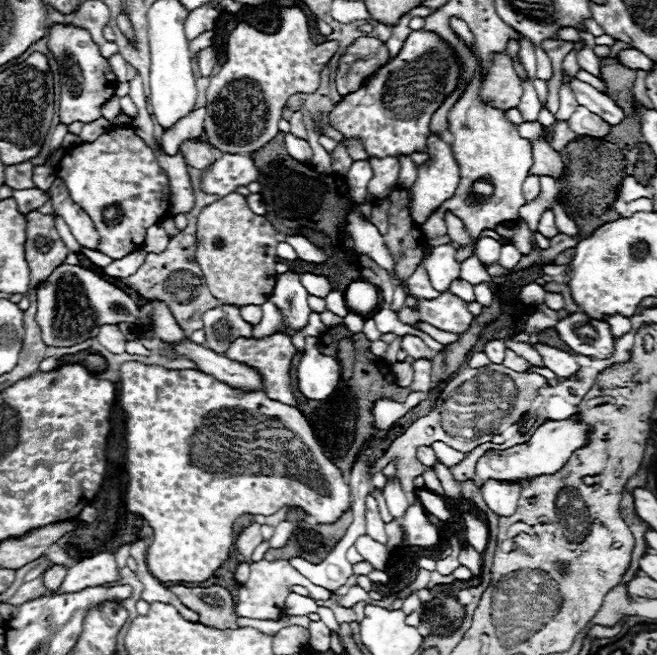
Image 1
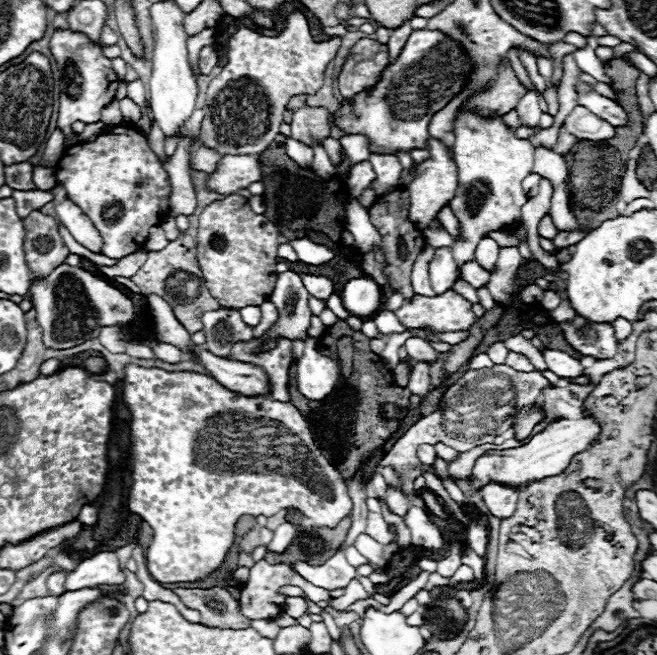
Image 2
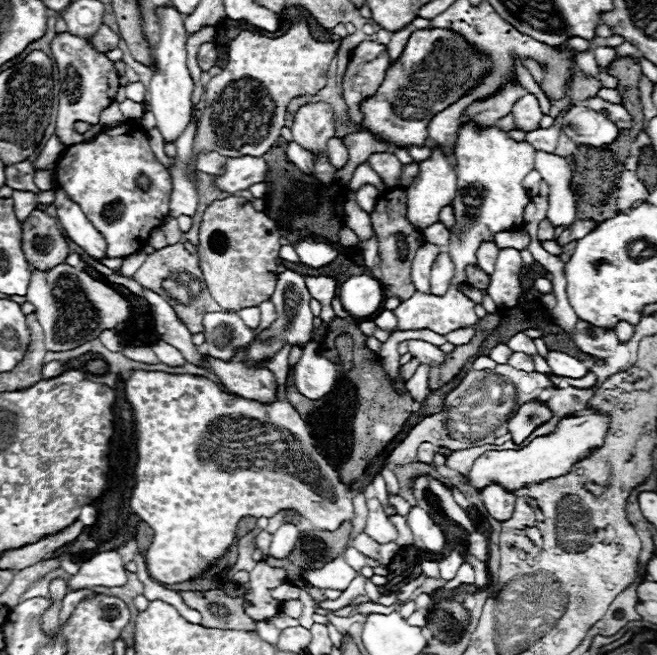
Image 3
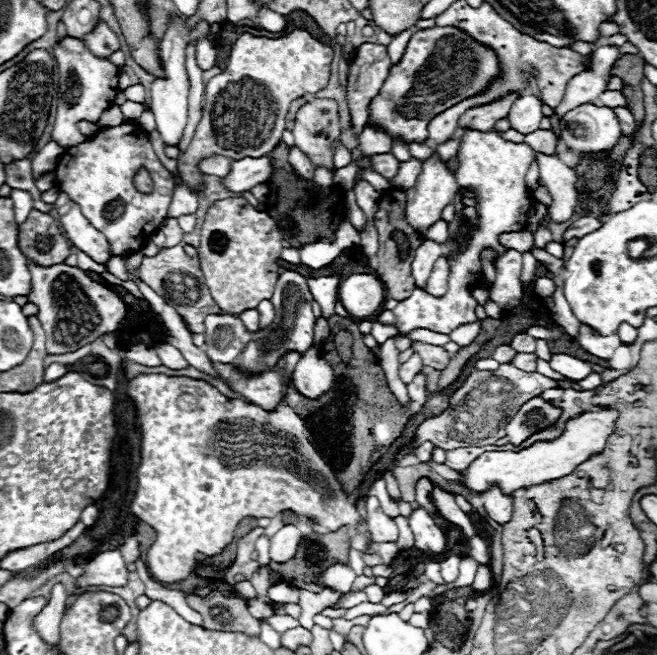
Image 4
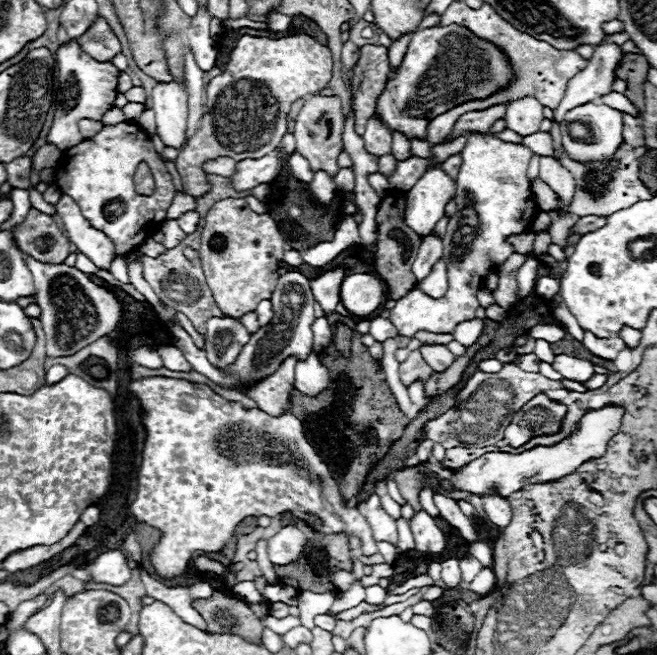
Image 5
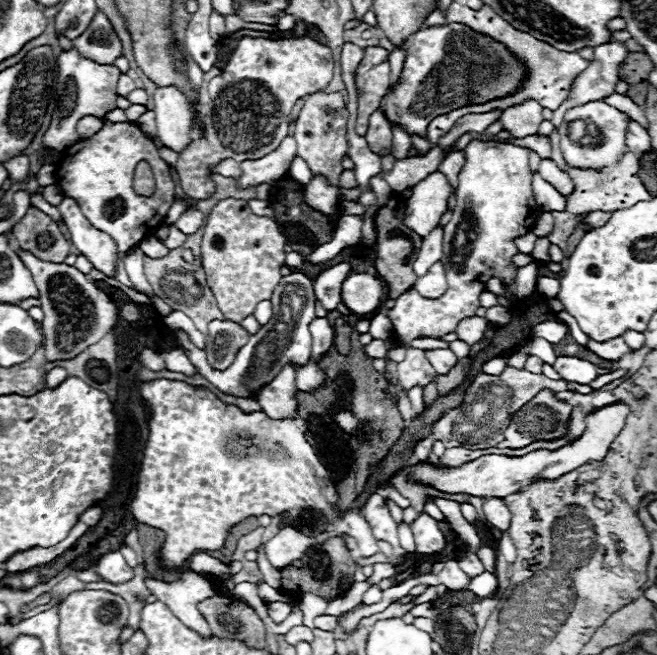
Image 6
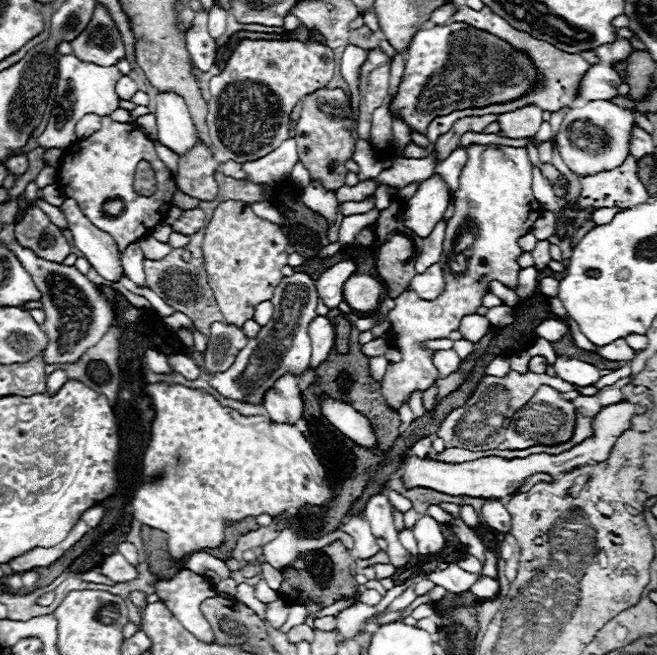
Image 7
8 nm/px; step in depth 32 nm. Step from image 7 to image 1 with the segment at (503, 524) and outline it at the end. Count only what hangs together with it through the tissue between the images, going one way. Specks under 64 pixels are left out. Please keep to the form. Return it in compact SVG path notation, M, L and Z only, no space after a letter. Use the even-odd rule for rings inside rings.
M488 480L482 486L482 498L496 516L512 516L520 498L520 490L522 490L520 482L510 484L510 482Z

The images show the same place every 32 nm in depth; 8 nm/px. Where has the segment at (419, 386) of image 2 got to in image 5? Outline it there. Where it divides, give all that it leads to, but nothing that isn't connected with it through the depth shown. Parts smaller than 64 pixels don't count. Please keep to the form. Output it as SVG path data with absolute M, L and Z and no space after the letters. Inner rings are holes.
M412 384L408 386L408 395L412 404L416 404L418 410L422 410L426 406L426 398L424 398L424 384Z

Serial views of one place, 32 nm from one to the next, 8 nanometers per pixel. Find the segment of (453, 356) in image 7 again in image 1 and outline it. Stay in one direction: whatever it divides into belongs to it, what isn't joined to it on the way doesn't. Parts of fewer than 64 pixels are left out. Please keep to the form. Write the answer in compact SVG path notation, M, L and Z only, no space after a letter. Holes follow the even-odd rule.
M406 336L404 340L402 340L402 346L400 346L402 350L406 350L408 352L408 356L410 358L414 358L414 360L420 360L420 358L434 358L434 354L432 354L432 350L422 342L422 338L418 338L418 336Z

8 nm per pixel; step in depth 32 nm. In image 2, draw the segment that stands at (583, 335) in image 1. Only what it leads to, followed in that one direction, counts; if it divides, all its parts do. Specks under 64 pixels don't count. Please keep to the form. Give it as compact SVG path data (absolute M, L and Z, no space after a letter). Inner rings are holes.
M576 316L574 324L560 324L566 340L584 356L592 358L612 358L616 354L618 340L614 336L614 328L608 324L594 324Z

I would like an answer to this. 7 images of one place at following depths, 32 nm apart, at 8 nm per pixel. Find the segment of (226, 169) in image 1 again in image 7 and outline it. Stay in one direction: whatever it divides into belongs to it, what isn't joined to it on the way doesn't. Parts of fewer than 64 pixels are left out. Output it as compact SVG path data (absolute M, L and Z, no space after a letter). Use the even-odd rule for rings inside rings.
M288 138L288 140L284 140L284 144L280 144L268 156L254 160L254 162L244 162L242 168L244 168L244 172L248 172L246 180L252 180L256 184L274 186L274 184L278 184L290 176L292 166L296 162L298 162L296 140Z

